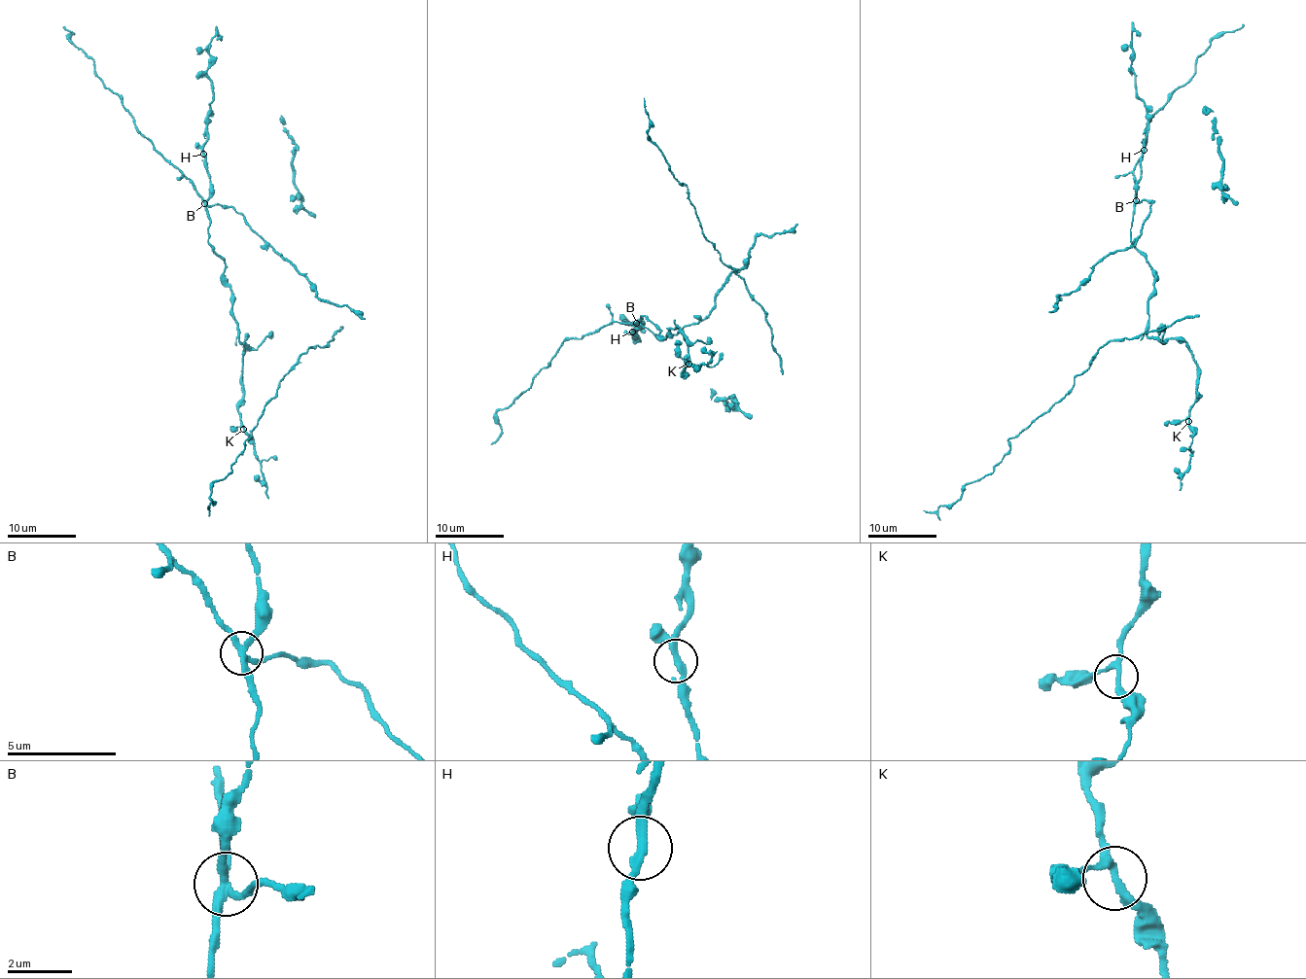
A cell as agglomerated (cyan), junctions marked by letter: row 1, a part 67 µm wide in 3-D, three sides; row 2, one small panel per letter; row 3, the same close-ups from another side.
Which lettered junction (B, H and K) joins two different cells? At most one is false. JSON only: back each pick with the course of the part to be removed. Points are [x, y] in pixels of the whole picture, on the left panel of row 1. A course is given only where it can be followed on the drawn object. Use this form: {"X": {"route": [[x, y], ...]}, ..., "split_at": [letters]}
{"B": {"route": [[205, 203], [194, 186], [139, 132], [122, 98], [96, 76], [94, 60], [69, 41], [74, 35], [63, 26]]}, "split_at": ["B"]}

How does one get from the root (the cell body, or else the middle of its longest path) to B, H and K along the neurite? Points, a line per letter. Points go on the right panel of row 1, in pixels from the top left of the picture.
B: (1147, 325), (1148, 296), (1153, 291), (1154, 273), (1146, 257), (1130, 238), (1137, 199)
H: (1147, 325), (1148, 296), (1153, 291), (1154, 273), (1146, 257), (1130, 238), (1144, 150)
K: (1147, 325), (1148, 336), (1182, 339), (1191, 353), (1196, 366), (1196, 400), (1188, 421)

